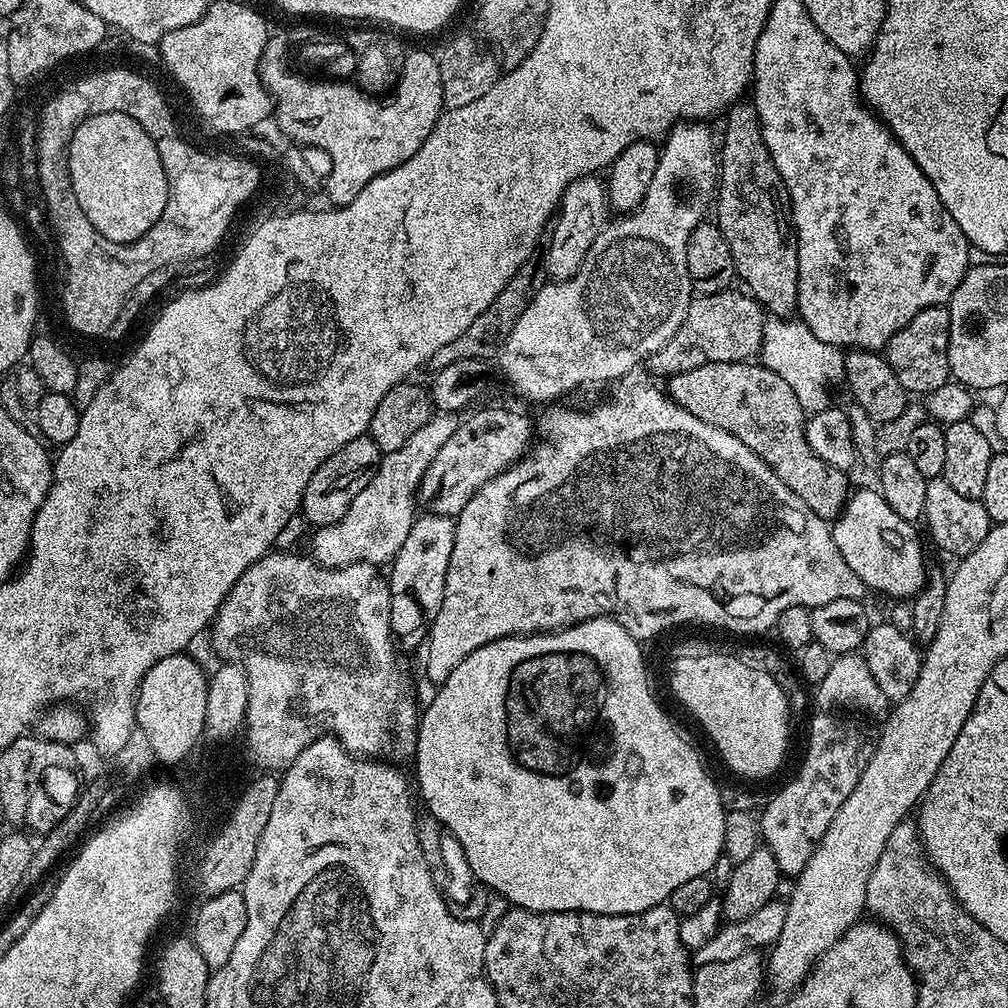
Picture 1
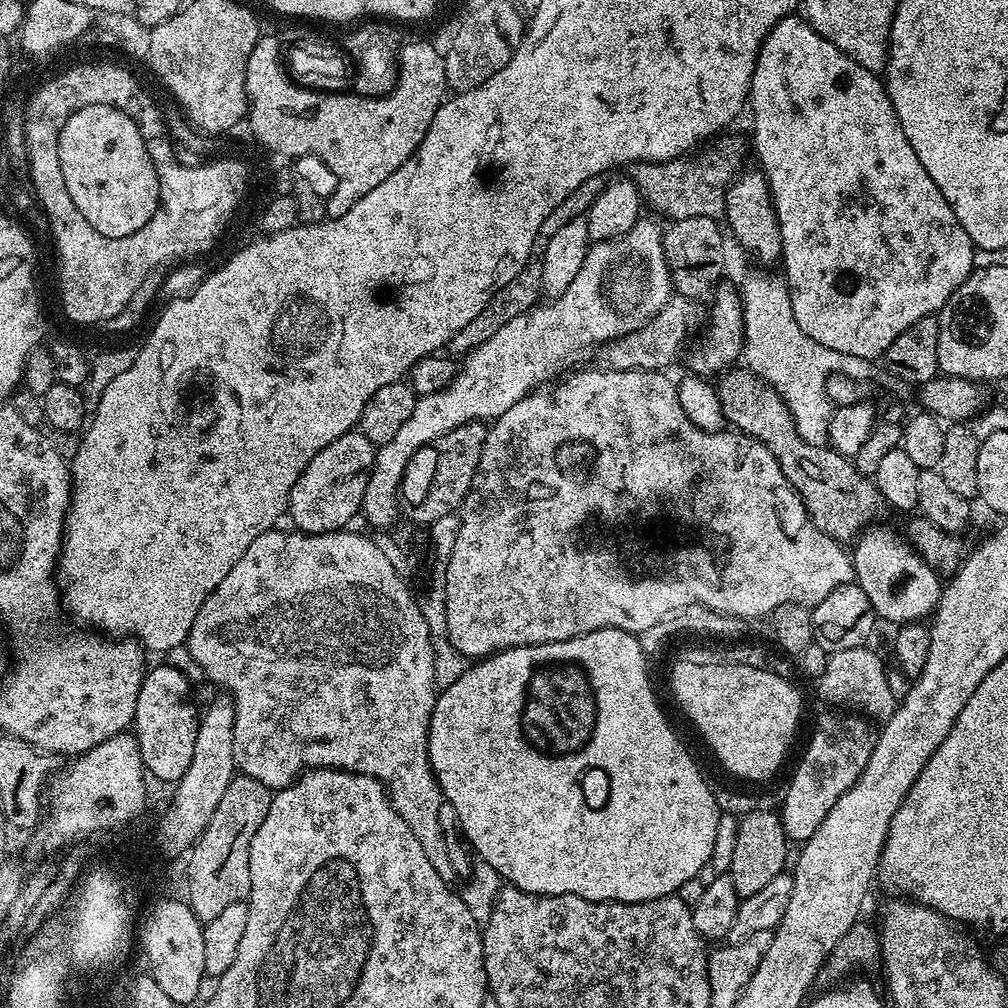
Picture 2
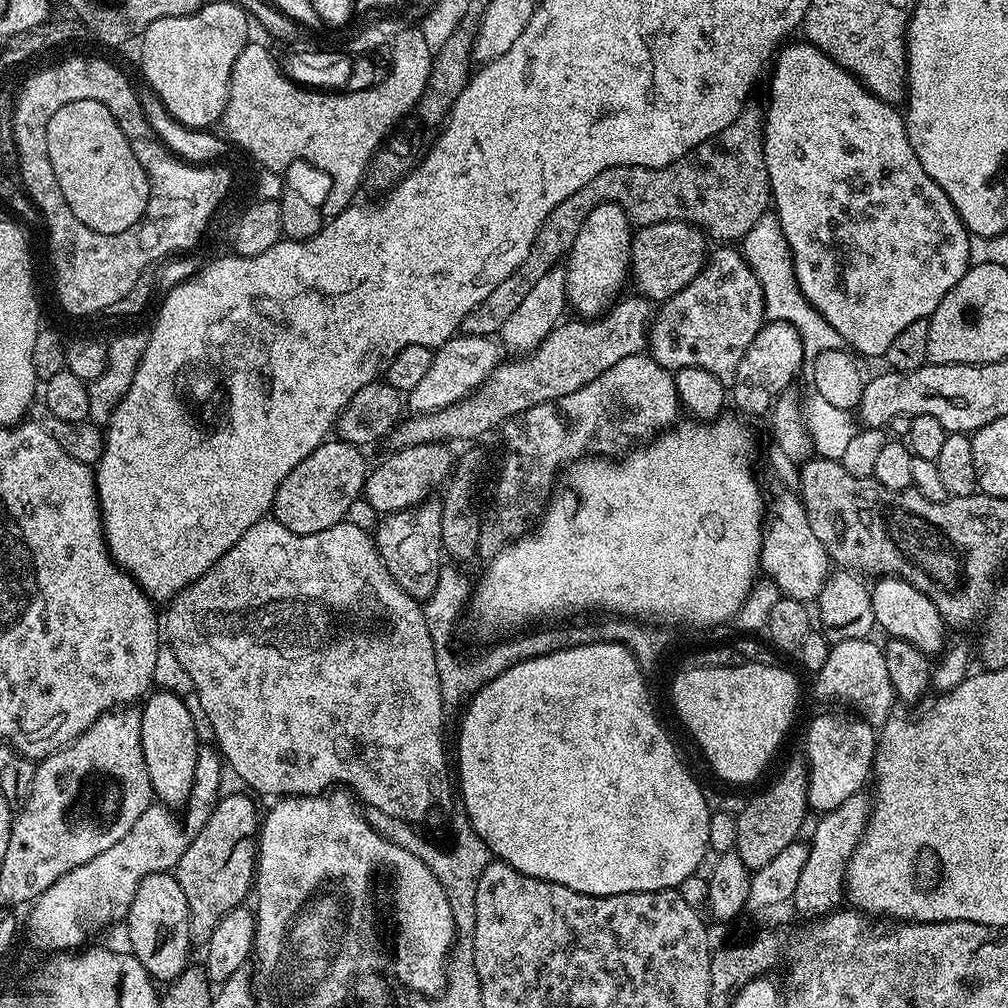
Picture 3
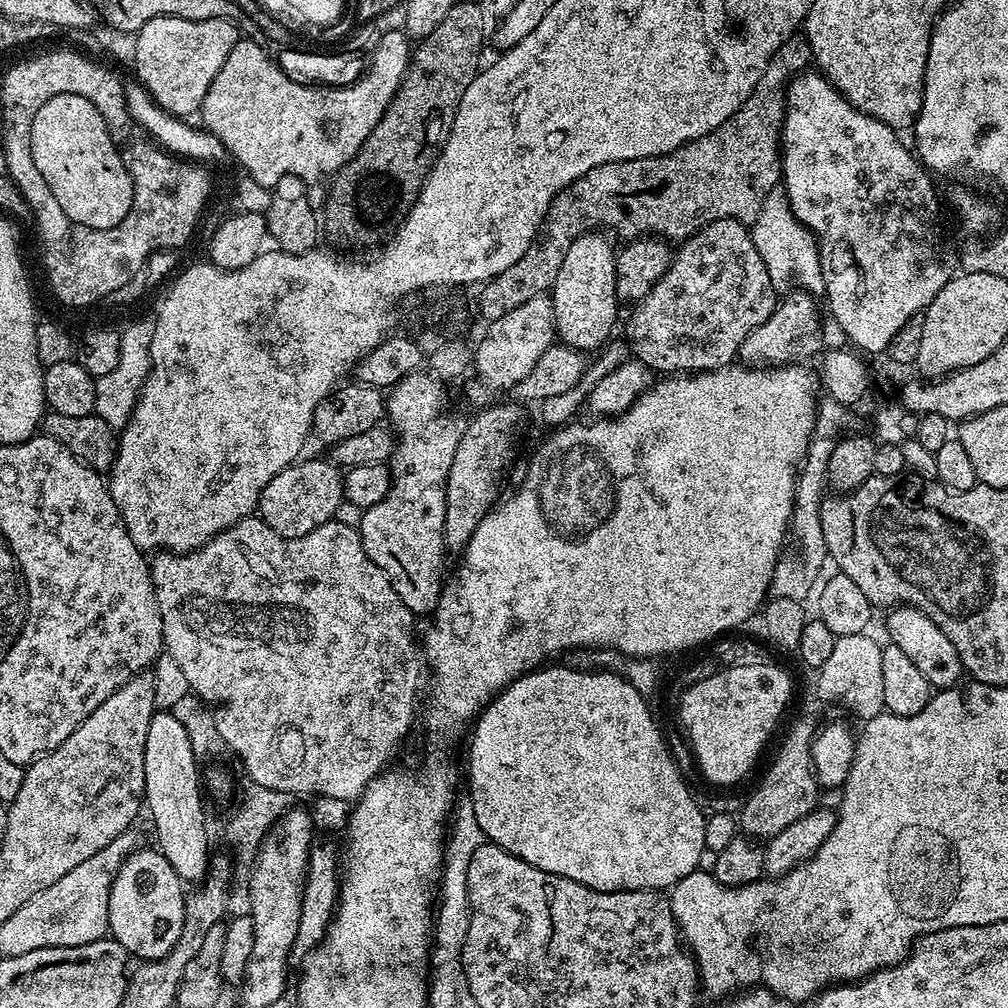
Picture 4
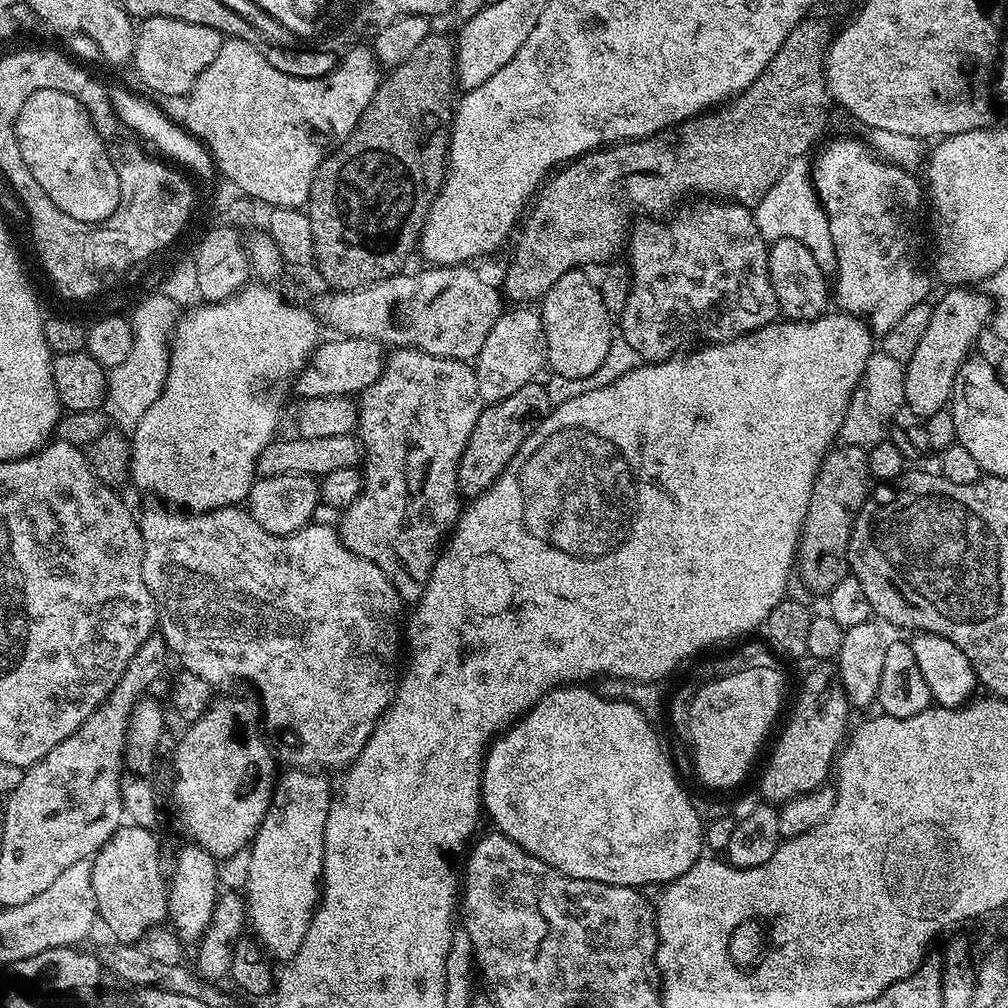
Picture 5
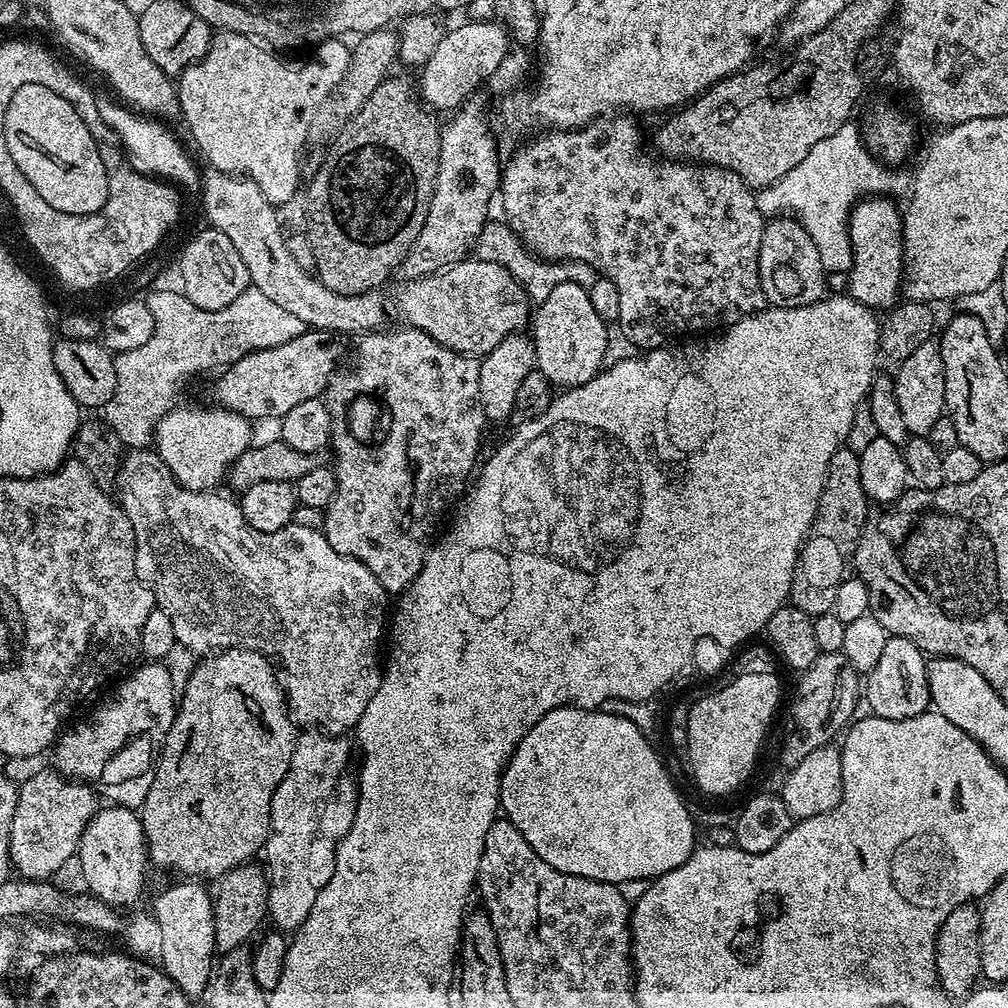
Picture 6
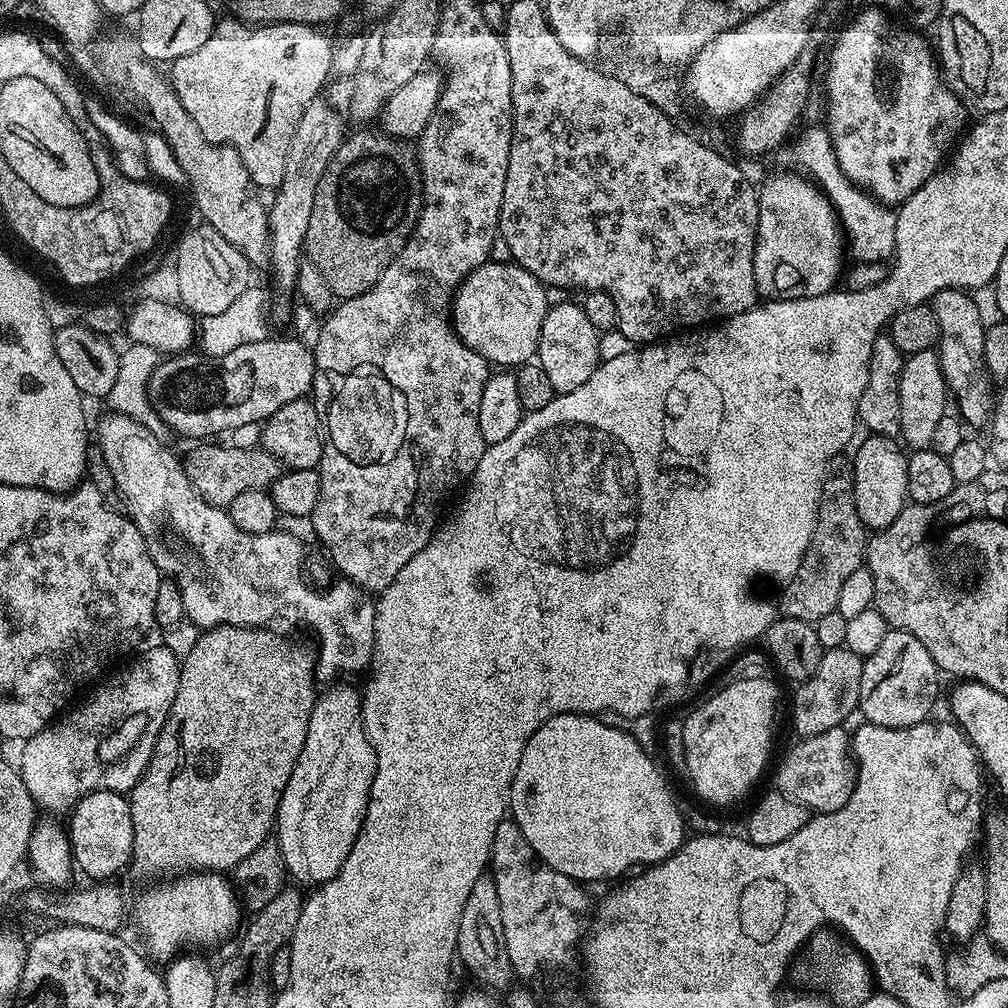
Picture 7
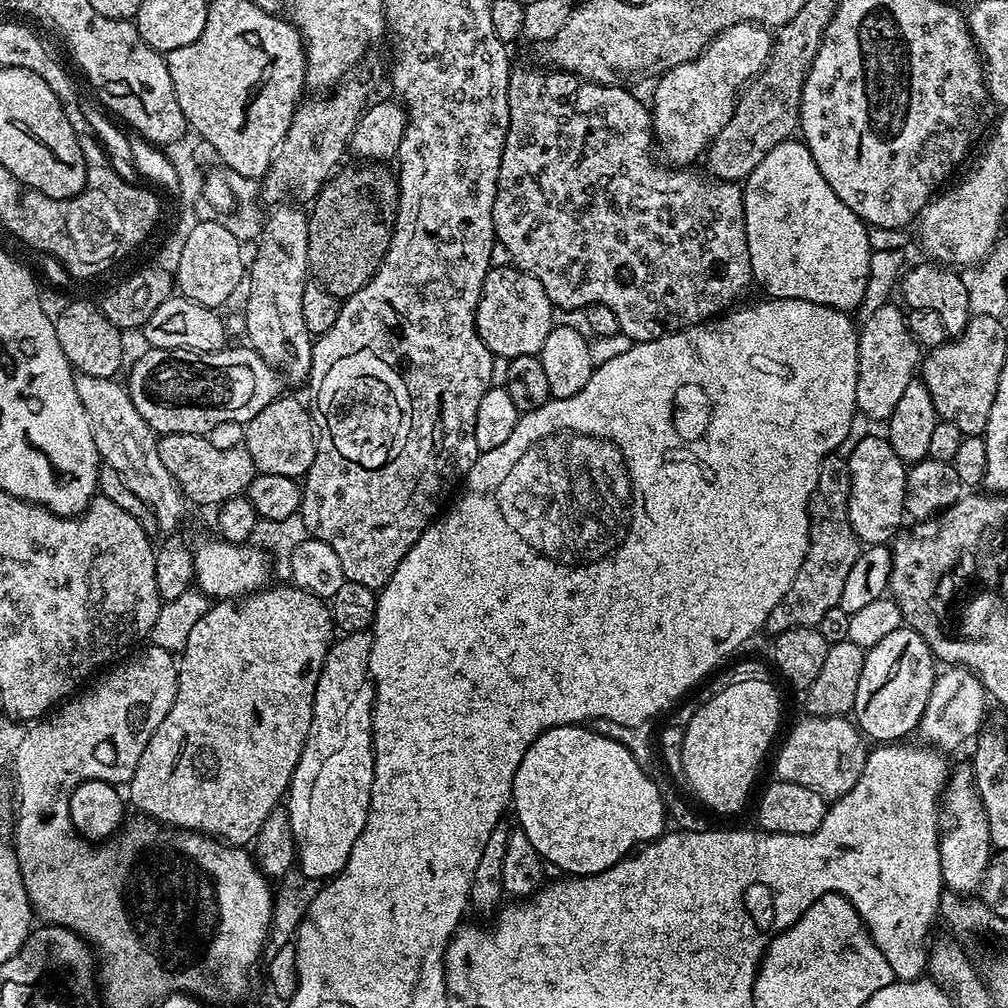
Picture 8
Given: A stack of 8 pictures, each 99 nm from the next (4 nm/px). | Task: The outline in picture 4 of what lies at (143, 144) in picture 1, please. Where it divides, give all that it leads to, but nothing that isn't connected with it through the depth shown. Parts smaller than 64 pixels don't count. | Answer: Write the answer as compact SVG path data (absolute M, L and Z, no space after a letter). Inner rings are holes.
M58 94L50 98L50 102L46 102L42 110L38 110L38 114L34 114L34 122L30 126L30 152L34 164L38 166L42 178L46 178L50 194L58 198L58 206L62 206L68 217L82 226L90 226L94 230L110 230L130 214L136 184L128 173L129 165L126 160L124 165L116 144L117 141L110 134L102 114L94 110L94 102L78 94Z

